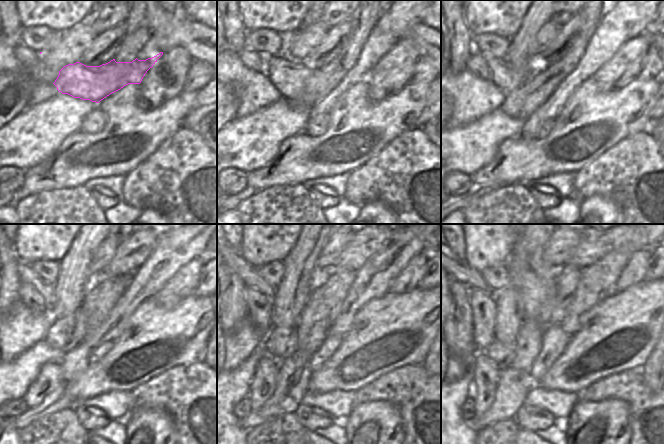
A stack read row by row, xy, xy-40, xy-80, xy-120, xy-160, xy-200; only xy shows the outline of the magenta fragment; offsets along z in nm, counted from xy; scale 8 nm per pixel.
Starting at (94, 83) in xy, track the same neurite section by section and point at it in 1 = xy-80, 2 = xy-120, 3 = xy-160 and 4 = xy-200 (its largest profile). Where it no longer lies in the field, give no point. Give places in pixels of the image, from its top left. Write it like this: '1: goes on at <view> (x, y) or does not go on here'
1: goes on at xy-80 (505, 77)
2: goes on at xy-120 (27, 275)
3: goes on at xy-160 (237, 265)
4: goes on at xy-200 (461, 271)

